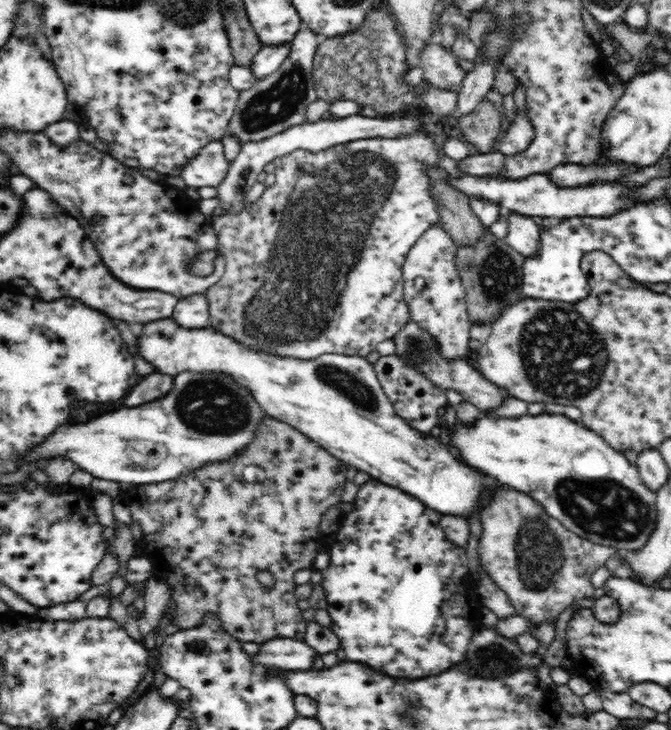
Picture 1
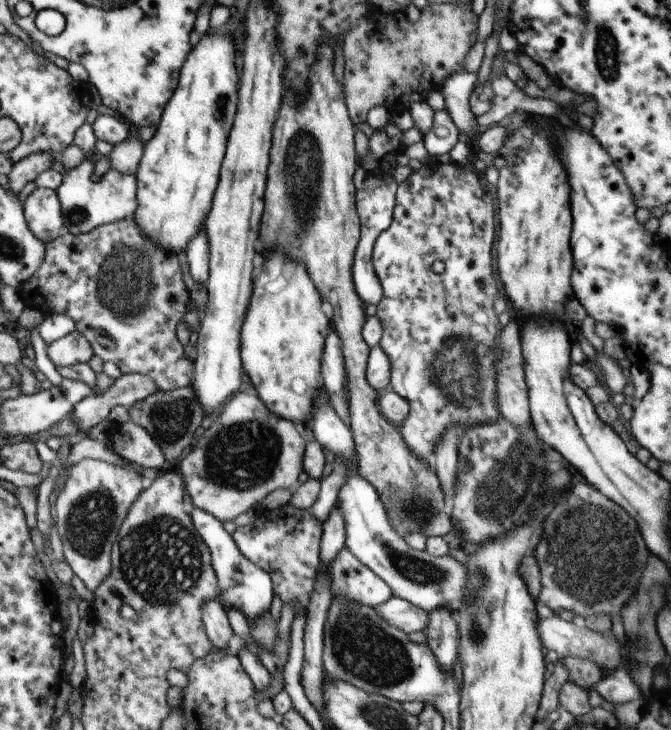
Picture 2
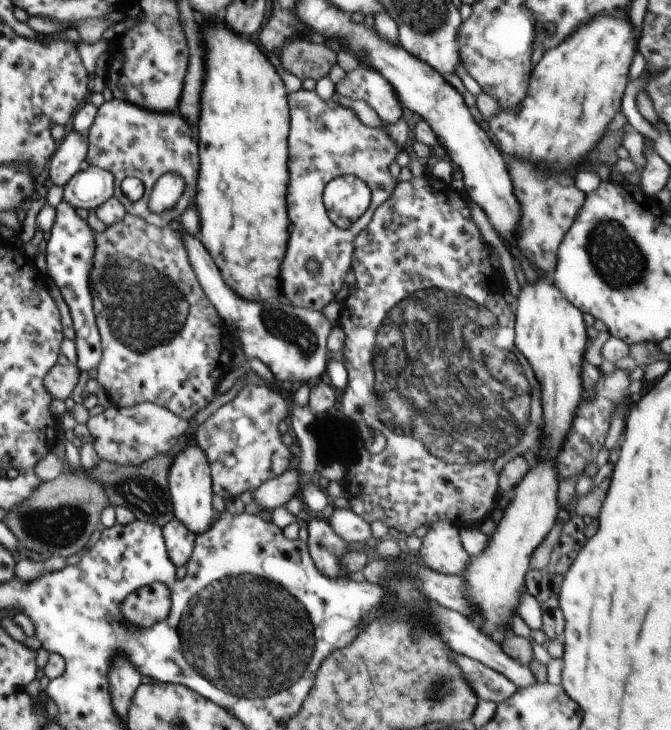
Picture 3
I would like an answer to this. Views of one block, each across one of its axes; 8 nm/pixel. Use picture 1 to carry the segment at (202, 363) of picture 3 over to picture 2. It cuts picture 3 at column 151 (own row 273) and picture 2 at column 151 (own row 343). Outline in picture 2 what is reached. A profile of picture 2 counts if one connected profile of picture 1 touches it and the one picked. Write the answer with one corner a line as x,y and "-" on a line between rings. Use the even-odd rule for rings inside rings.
122,219
100,225
88,234
64,234
45,244
46,254
40,268
18,290
25,306
43,313
66,314
74,320
74,330
92,343
95,353
107,362
114,362
121,374
144,374
154,380
158,391
184,388
192,382
192,360
186,358
184,346
176,338
176,324
184,318
190,296
182,278
181,259
152,244
136,221

